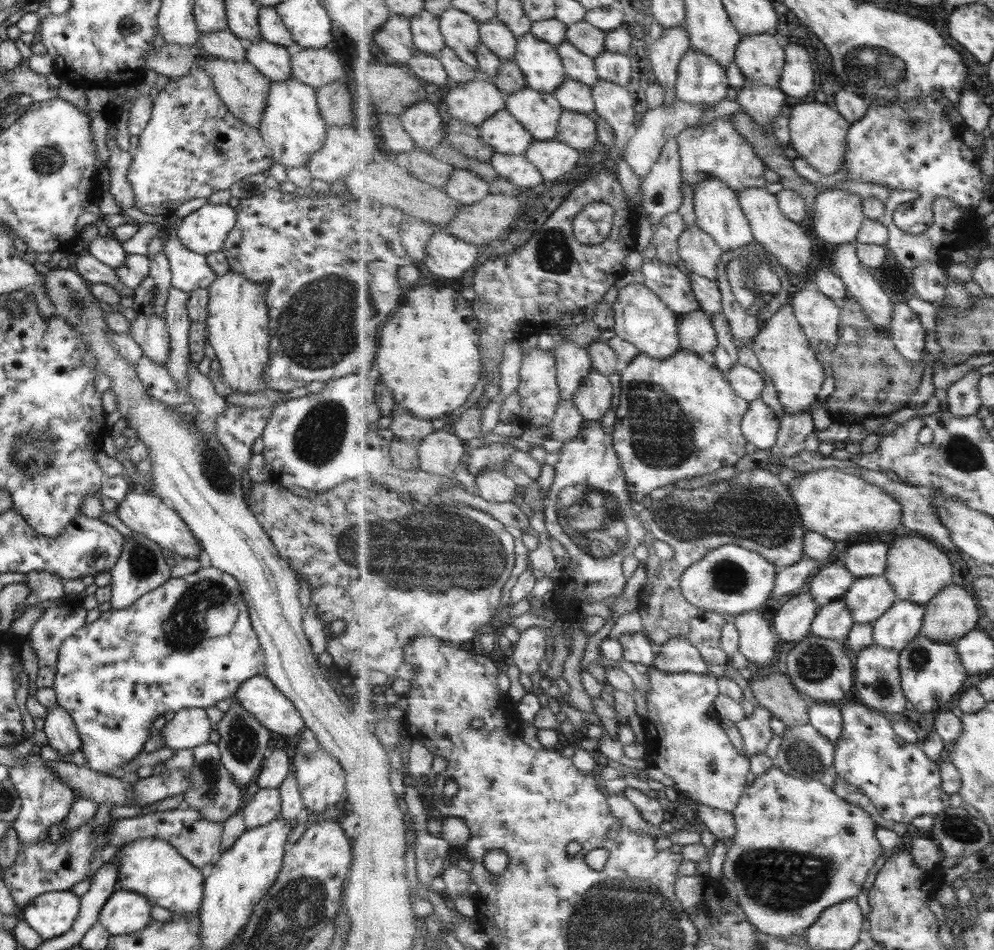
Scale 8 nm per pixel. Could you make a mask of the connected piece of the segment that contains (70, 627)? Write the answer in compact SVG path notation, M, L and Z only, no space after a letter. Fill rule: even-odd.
M80 597L72 602L67 601L63 605L54 605L45 608L43 614L33 623L27 637L30 638L31 648L37 657L36 688L49 688L52 686L55 677L56 665L58 660L58 648L61 643L71 636L78 628L85 625L86 611L80 606Z

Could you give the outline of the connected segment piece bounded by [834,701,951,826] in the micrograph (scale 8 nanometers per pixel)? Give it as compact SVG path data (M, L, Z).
M849 701L840 707L844 730L836 744L835 772L865 794L883 818L909 826L917 816L936 815L951 806L951 796L943 788L940 764L922 746L901 738L887 716L863 702Z

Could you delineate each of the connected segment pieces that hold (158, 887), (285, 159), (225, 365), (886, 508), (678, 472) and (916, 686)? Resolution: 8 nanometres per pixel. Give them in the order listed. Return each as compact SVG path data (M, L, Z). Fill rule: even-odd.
M142 838L122 845L117 853L111 850L106 861L118 866L114 891L126 890L144 896L151 906L161 906L173 915L192 915L199 910L203 894L205 872L201 872L179 854L175 848L159 838Z
M289 77L284 81L269 83L265 97L265 110L256 130L271 151L273 163L285 167L306 166L306 160L315 152L324 137L325 122L321 119L312 86Z
M229 269L221 277L216 279L206 288L208 290L208 313L204 321L207 329L207 340L213 348L215 358L220 366L220 378L229 388L237 390L239 394L255 394L266 388L263 371L269 358L268 340L268 314L265 306L264 289L258 284L249 282L246 278Z
M833 468L810 471L801 480L793 481L790 490L799 505L805 529L837 542L846 542L846 538L855 534L881 534L903 526L901 503L852 473Z
M681 348L669 358L658 359L640 352L627 366L627 374L623 376L612 435L615 452L621 460L633 501L642 503L647 496L661 488L684 479L710 476L720 469L735 467L745 459L748 441L744 436L742 420L750 403L733 390L721 369L713 363L705 362L697 353Z
M923 634L917 635L900 652L900 669L902 687L908 698L910 709L917 712L939 712L949 706L955 694L960 694L959 688L965 686L967 669L964 667L960 652L955 644L947 641L936 641Z

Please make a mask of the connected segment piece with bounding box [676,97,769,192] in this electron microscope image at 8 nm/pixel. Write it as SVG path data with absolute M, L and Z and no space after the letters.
M723 100L721 106L713 112L714 121L709 124L701 124L681 131L676 139L680 146L680 157L682 164L682 182L694 188L703 180L709 177L717 177L725 181L737 192L746 188L764 188L769 184L765 180L765 172L768 166L757 154L750 140L739 131L735 130L735 124L731 117L739 110L742 104L737 100Z

